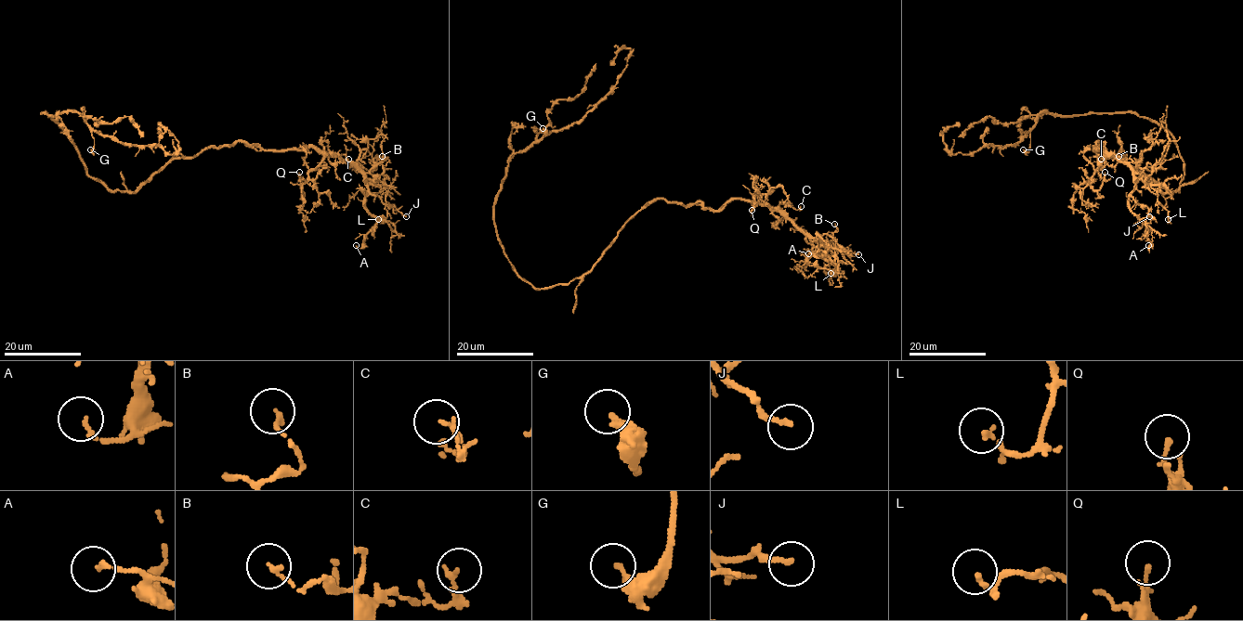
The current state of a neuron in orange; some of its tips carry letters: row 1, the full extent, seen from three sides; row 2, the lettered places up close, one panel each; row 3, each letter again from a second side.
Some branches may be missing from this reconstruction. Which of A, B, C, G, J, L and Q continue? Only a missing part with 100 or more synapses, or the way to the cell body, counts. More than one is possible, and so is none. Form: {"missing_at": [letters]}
{"missing_at": []}

